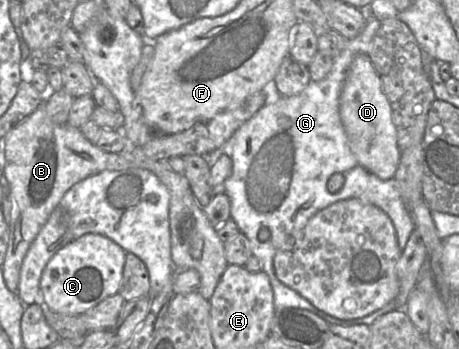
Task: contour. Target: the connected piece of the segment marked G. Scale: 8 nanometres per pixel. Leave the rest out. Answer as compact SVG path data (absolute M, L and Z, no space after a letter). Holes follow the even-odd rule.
M375 33L368 42L357 40L348 44L333 58L332 69L325 79L311 80L300 94L280 96L275 102L263 105L229 139L232 145L232 172L224 182L224 193L230 201L230 218L247 237L252 255L261 261L262 271L268 275L275 310L304 309L329 324L340 326L370 326L380 316L397 309L395 301L362 318L337 319L318 310L298 292L284 285L275 274L273 260L278 249L291 249L295 240L302 239L303 230L312 216L340 200L357 198L383 210L394 226L400 250L405 248L415 228L395 179L382 180L358 165L340 117L339 100L347 70L357 54L368 55ZM334 173L344 174L345 182L337 193L330 193L327 181ZM262 227L270 231L270 238L264 242L258 239Z

